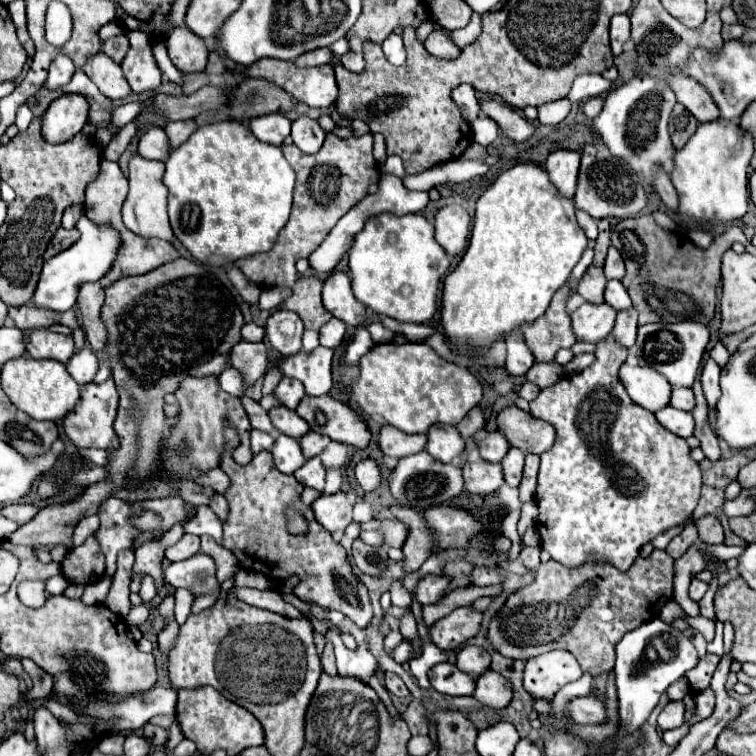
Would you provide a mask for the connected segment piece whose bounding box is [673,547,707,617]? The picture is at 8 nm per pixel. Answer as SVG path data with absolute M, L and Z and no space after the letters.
M689 547L679 559L675 559L675 591L673 591L673 599L683 607L683 611L689 617L699 615L699 605L689 599L687 589L689 589L691 579L695 579L695 575L701 573L705 567L707 567L705 557L695 547Z

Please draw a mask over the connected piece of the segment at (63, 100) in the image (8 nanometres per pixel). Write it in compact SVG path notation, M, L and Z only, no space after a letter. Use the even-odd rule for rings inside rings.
M63 95L47 107L41 117L41 133L47 143L63 143L75 137L87 123L87 99L83 95Z

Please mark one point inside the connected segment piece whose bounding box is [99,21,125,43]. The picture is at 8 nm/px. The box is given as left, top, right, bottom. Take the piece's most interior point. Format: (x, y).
(109, 30)

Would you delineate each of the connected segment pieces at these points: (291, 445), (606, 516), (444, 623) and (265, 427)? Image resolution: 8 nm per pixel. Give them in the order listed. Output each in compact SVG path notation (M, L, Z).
M283 433L275 439L275 445L273 445L271 453L273 453L277 469L283 471L283 473L293 473L295 469L299 469L305 463L299 439L287 437Z
M607 337L605 341L597 343L597 351L595 351L595 363L589 365L587 369L575 373L575 375L565 375L561 377L559 383L555 383L553 387L549 389L543 389L539 393L539 397L535 401L531 401L531 415L537 417L537 419L543 419L547 423L551 423L557 431L557 439L555 439L555 445L545 451L541 455L541 467L539 467L539 481L537 481L537 493L535 493L535 501L539 505L539 521L537 521L537 531L541 535L541 547L551 555L551 559L563 563L563 565L571 565L571 567L577 567L577 565L583 565L591 555L595 559L603 559L603 561L609 561L611 565L615 565L619 571L627 571L631 567L631 563L635 561L635 557L639 555L639 549L649 543L651 539L655 539L657 535L677 527L677 525L683 525L691 519L691 513L699 501L699 491L701 491L701 471L699 471L699 465L689 457L689 447L685 443L685 439L673 435L671 431L667 431L665 427L661 427L657 421L655 421L655 415L643 407L639 407L637 403L631 401L631 397L627 395L627 391L623 389L623 385L619 383L619 377L617 377L617 371L619 367L625 363L627 359L627 349L621 347L619 343L613 343L615 339L613 337Z
M459 607L431 625L429 635L439 649L457 649L479 631L479 623L481 613L473 613L469 607Z
M245 395L241 397L241 401L243 401L243 407L247 411L247 417L249 417L253 429L261 429L265 433L273 433L275 431L275 427L271 425L271 419L267 415L267 411L263 411L257 401L253 401L253 399L245 397Z

